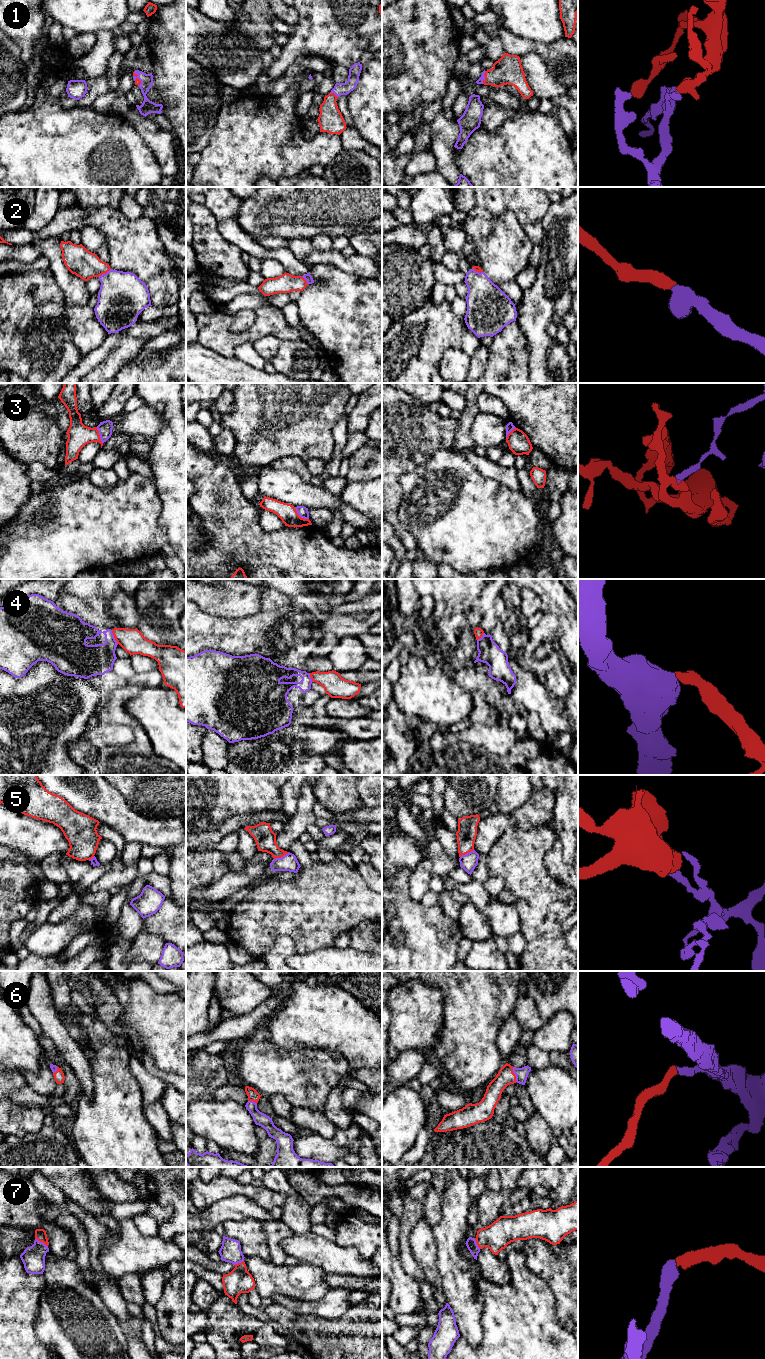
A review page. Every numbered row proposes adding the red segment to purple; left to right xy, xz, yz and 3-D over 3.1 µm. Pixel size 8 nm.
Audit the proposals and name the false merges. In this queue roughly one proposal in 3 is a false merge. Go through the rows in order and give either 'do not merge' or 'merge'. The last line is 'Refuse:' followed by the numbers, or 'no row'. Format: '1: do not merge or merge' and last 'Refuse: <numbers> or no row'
1: merge
2: merge
3: do not merge
4: do not merge
5: do not merge
6: merge
7: merge
Refuse: 3, 4, 5

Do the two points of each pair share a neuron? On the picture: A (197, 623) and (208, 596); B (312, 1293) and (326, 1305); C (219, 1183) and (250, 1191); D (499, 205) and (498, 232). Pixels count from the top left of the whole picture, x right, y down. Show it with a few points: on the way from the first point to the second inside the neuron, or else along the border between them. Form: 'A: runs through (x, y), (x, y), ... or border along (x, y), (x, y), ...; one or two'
A: border along (196, 604), (204, 611), (225, 617); two
B: border along (330, 1289), (316, 1300), (300, 1301), (295, 1298); two
C: runs through (227, 1187), (242, 1189); one
D: border along (476, 207), (495, 214), (512, 212), (520, 223); two

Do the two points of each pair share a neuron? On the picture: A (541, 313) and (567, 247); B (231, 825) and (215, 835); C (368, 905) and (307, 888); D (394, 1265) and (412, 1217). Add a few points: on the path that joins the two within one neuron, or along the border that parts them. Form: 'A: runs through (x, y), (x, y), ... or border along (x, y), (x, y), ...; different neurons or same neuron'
A: runs through (541, 297), (551, 282), (558, 263); same neuron
B: runs through (227, 828), (219, 833); same neuron
C: runs through (353, 902), (338, 899), (322, 899); same neuron
D: border along (398, 1258), (402, 1268), (412, 1277); different neurons

